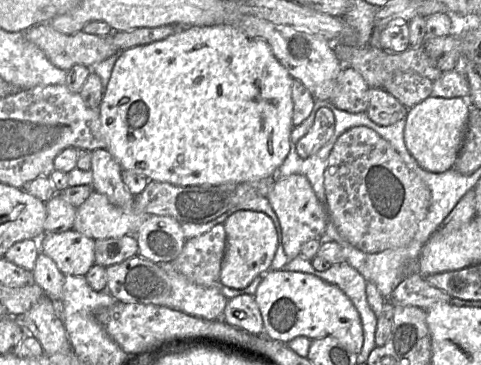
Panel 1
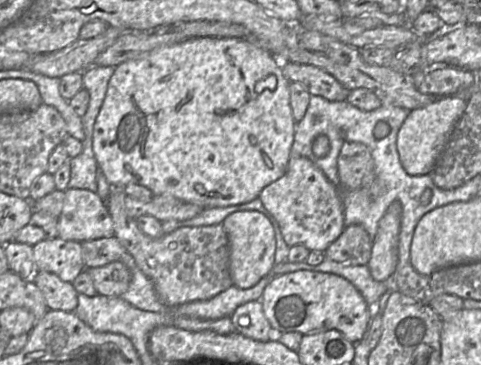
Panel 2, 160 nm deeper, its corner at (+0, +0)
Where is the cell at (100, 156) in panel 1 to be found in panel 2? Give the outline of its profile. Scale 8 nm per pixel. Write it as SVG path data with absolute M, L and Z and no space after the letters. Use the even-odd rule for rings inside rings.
M112 187L107 198L107 207L114 221L114 236L153 282L160 300L167 307L209 300L233 285L229 270L229 239L222 224L180 227L155 239L143 233L137 218L128 213L126 195L123 188Z

